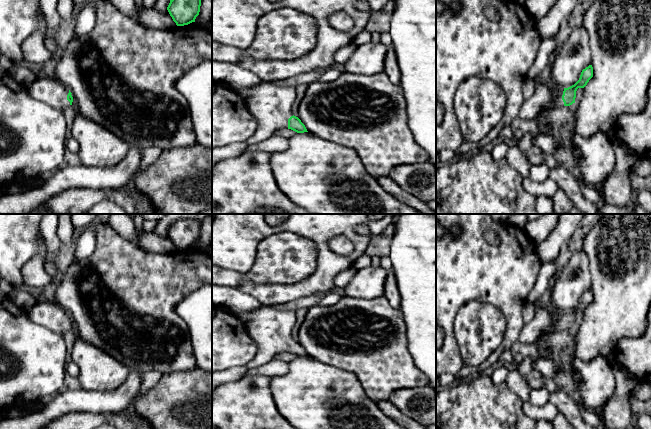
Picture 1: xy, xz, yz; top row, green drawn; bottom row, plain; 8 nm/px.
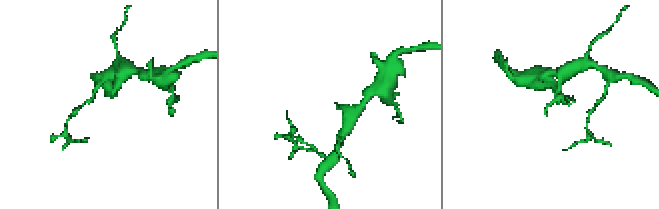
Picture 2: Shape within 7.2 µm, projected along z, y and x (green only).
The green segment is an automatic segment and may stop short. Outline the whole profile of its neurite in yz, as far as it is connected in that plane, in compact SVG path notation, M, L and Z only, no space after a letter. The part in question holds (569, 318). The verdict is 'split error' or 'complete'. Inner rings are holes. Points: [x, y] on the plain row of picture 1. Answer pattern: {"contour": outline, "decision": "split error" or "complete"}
{"contour": "M589 289L582 294L579 304L568 312L558 312L554 307L552 310L536 308L533 320L524 325L518 341L523 345L535 346L546 333L572 329L577 313L584 312L592 301L593 291Z", "decision": "split error"}

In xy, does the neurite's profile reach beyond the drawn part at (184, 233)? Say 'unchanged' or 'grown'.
unchanged

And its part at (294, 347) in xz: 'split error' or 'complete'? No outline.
split error

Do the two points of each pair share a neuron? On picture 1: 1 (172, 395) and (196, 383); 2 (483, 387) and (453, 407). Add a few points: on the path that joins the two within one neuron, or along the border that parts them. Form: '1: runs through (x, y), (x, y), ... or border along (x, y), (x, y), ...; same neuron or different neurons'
1: runs through (178, 395), (184, 395), (190, 389); same neuron
2: runs through (476, 394), (463, 407), (460, 407); same neuron

